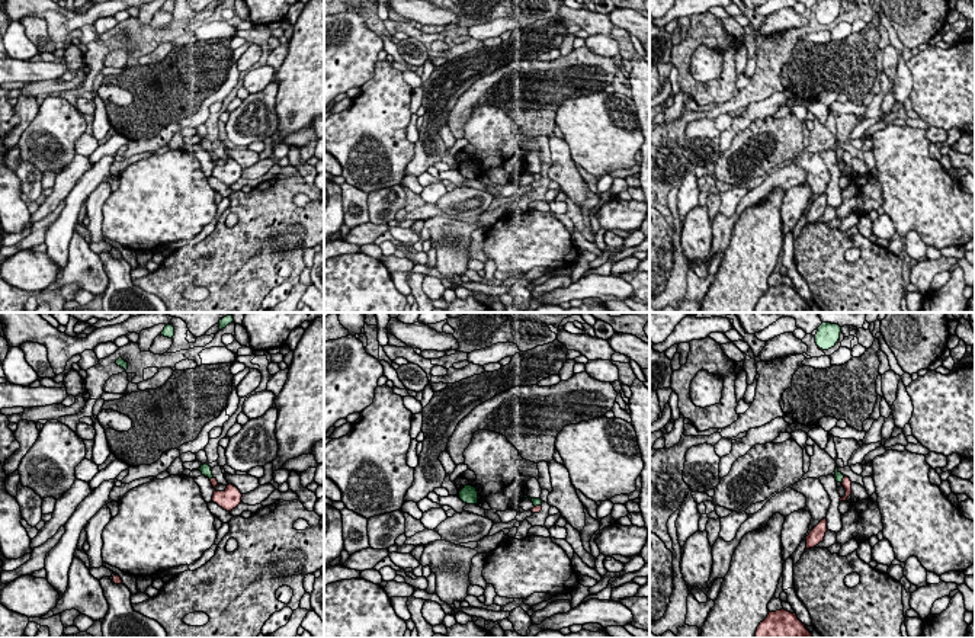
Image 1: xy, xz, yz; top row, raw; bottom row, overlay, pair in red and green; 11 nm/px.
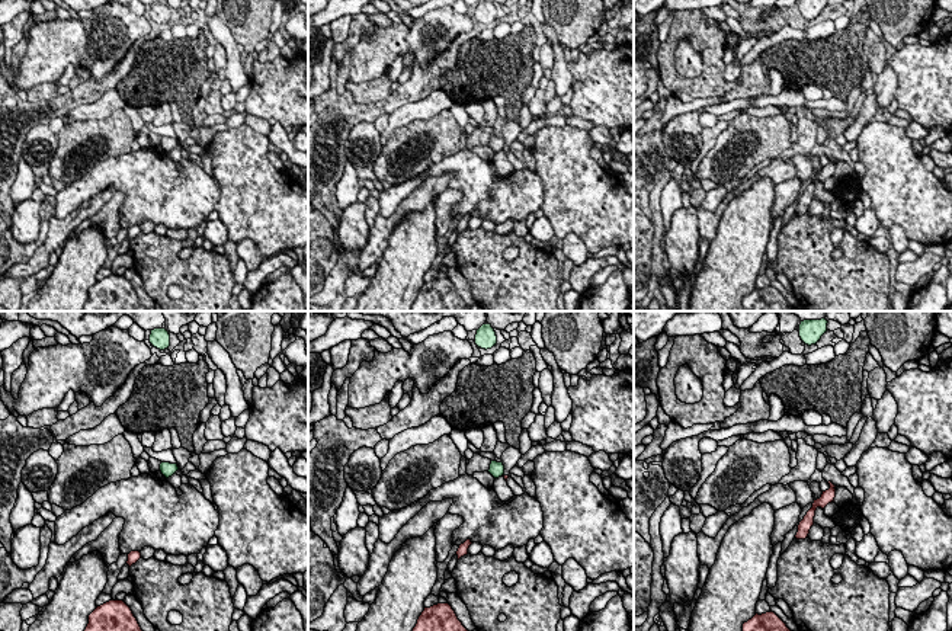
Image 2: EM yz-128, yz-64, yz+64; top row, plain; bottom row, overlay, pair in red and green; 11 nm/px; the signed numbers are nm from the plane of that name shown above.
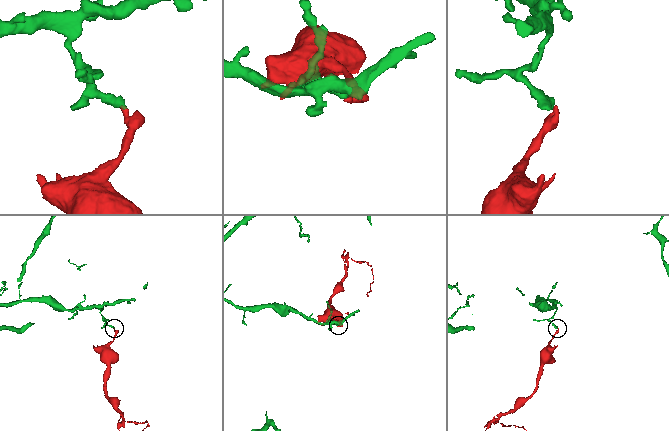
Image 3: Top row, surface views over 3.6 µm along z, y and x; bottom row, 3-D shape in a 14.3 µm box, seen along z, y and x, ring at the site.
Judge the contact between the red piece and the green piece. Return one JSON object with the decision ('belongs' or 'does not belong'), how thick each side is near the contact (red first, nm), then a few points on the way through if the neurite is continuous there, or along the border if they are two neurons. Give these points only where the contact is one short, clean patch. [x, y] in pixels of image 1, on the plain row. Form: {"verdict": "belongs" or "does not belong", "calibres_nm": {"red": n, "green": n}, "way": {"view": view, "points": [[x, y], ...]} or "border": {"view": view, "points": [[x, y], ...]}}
{"verdict": "does not belong", "calibres_nm": {"red": 100, "green": 100}, "border": {"view": "yz", "points": [[844, 151], [842, 157]]}}

